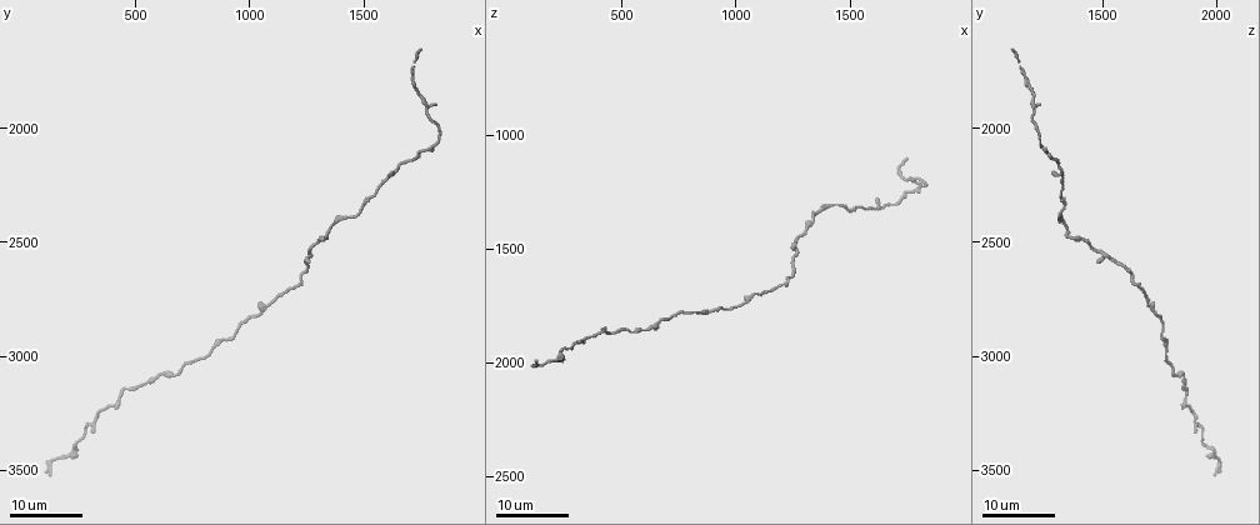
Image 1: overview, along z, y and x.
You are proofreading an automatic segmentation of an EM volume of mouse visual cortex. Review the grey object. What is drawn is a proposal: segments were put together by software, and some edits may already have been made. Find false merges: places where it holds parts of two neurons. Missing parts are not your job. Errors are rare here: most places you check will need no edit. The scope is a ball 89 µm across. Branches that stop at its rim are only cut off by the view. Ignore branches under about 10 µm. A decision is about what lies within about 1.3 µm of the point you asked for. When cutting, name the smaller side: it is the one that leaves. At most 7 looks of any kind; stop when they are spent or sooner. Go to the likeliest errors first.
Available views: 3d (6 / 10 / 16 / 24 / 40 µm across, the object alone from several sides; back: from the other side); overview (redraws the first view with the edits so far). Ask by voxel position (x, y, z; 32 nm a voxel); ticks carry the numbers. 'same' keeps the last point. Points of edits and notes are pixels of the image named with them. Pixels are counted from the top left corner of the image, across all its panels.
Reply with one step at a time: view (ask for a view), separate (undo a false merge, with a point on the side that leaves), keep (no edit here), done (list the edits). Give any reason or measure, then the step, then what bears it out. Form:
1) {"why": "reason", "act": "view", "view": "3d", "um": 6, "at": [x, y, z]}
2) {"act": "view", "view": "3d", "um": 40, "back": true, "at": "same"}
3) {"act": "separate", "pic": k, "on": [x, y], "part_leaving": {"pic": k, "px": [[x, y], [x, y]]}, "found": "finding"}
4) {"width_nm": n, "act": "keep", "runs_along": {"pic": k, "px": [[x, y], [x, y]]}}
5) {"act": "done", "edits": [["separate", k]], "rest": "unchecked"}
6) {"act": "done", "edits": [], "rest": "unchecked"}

{"act": "view", "view": "3d", "um": 16, "at": [1330, 2480, 1370]}

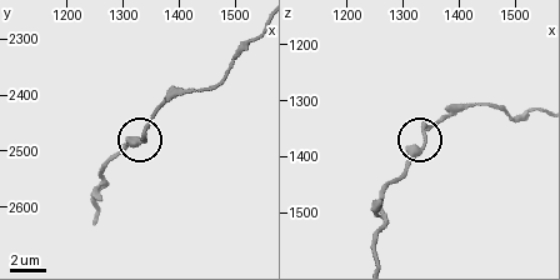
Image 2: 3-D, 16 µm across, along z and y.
{"act": "view", "view": "3d", "um": 6, "at": [1340, 2480, 1370]}

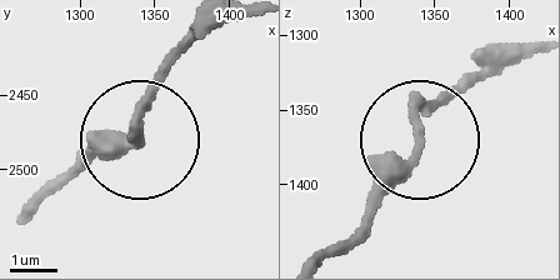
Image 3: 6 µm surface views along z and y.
{"arms": 3, "act": "keep", "runs_along": {"pic": 3, "px": [[38, 208], [98, 149], [138, 133], [154, 76], [189, 33]]}, "found": "one neuron here"}

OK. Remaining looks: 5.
{"why": "three arms meet", "act": "view", "view": "3d", "um": 16, "at": [1770, 1920, 1200]}

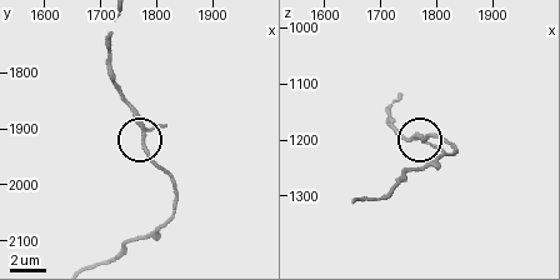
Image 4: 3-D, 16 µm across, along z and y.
{"act": "view", "view": "3d", "um": 6, "at": [1775, 1925, 1195]}

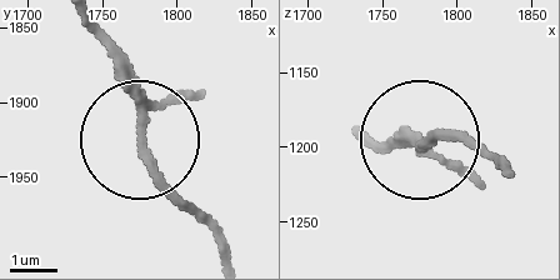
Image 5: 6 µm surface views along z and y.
{"arms": 3, "act": "keep", "runs_along": {"pic": 5, "px": [[225, 249], [149, 153], [133, 69], [109, 38]]}, "found": "one neuron here"}

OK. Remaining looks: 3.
{"why": "calibre changes", "act": "view", "view": "3d", "um": 16, "at": [660, 3080, 1810]}

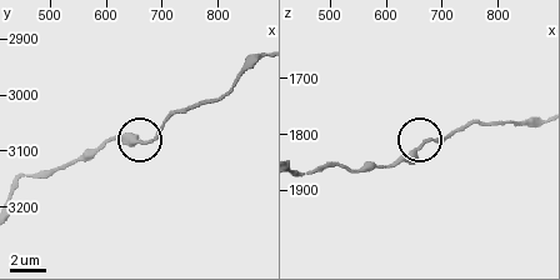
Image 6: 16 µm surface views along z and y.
{"act": "view", "view": "3d", "um": 10, "at": [670, 3090, 1810]}

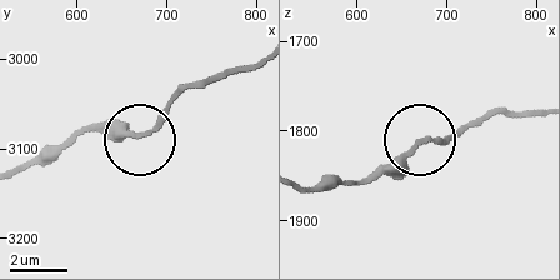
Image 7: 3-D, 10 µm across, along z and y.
{"act": "keep", "runs_along": {"pic": 7, "px": [[256, 61], [199, 84], [141, 134], [86, 129]]}, "found": "one neuron here"}

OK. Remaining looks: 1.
{"act": "done", "edits": [], "rest": "unchecked"}

